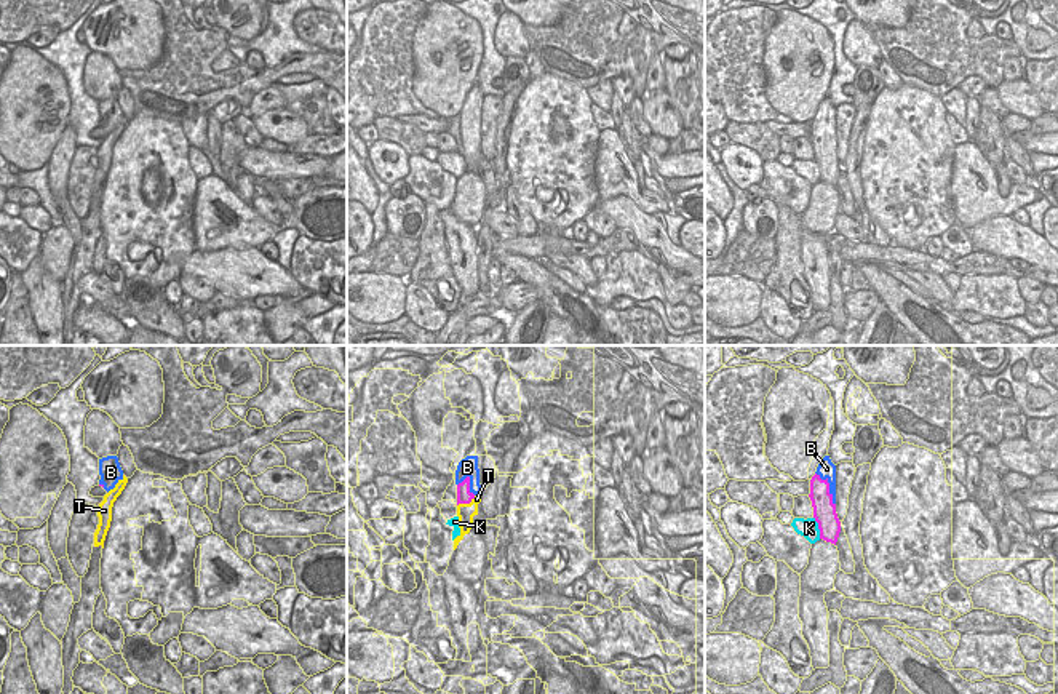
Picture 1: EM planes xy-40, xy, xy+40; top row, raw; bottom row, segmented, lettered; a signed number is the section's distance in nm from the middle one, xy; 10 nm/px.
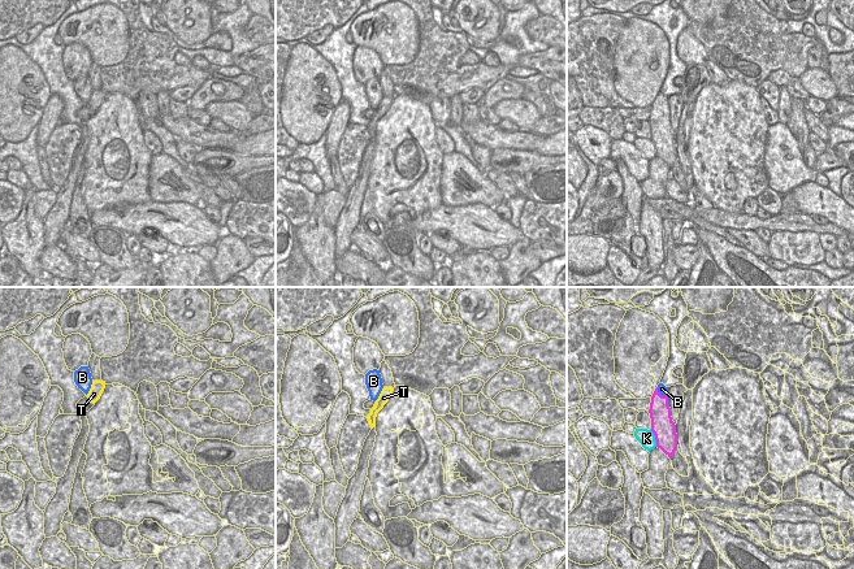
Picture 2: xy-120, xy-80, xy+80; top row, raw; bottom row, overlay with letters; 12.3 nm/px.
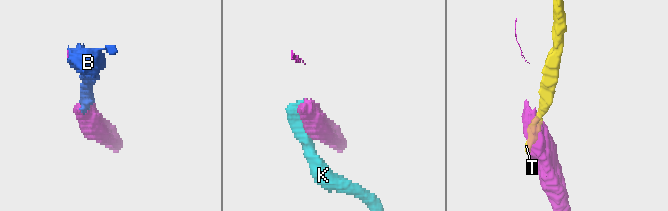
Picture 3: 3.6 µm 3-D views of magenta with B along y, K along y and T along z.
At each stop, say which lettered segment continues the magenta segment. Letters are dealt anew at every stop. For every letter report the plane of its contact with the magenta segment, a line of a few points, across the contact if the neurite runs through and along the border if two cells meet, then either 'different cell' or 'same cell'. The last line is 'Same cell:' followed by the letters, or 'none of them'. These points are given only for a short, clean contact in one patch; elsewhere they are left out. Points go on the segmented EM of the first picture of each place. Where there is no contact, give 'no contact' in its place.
B: xy+40 | different cell
K: xy+40 | different cell
T: xy | xy (475, 496), (469, 502), (457, 506) | different cell
Same cell: none of them

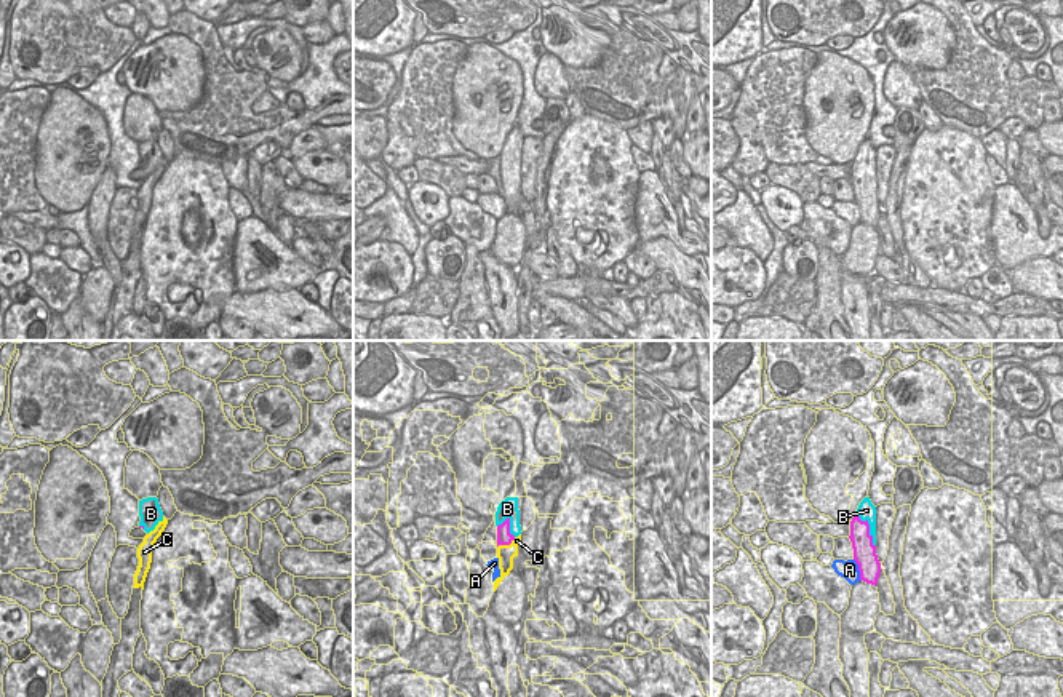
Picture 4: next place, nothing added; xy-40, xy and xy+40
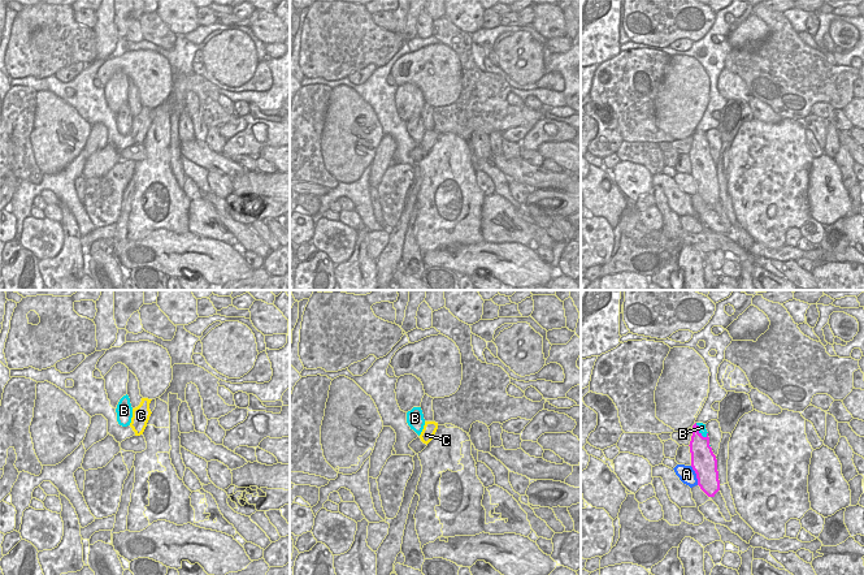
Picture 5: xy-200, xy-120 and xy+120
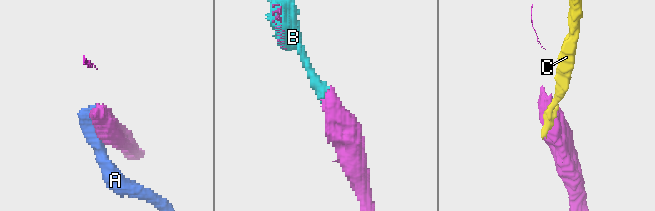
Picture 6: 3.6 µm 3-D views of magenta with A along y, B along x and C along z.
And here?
A: xy+40 | different cell
B: xy+40 | different cell
C: xy | xy (515, 537), (509, 544), (497, 547) | different cell
Same cell: none of them

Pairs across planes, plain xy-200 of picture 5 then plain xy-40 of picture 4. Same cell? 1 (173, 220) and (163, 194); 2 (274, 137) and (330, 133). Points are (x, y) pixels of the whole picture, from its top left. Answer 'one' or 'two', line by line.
1: two
2: two

